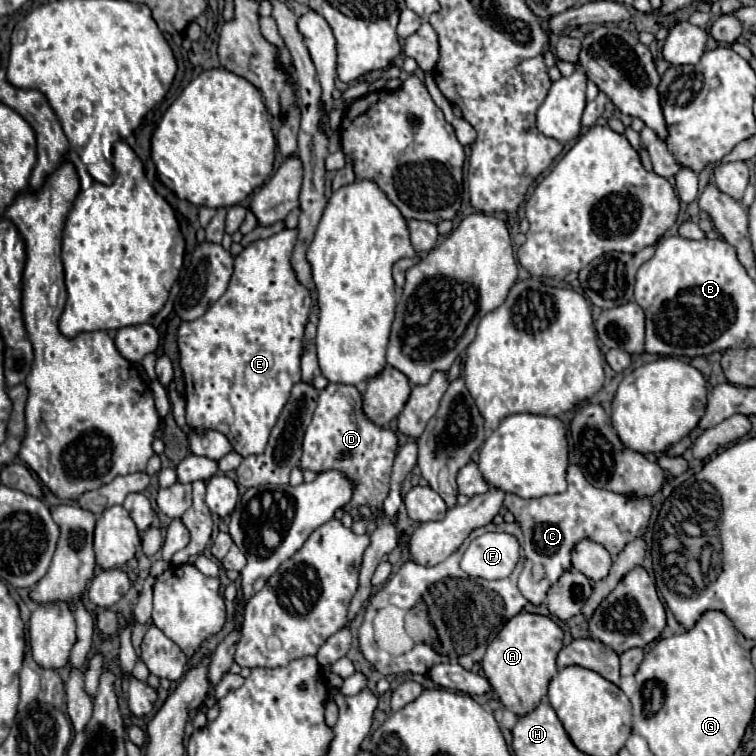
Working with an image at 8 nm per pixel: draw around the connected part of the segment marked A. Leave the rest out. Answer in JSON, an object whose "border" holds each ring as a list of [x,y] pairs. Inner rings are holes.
{"border":[[[520,611],[488,645],[482,669],[500,701],[514,709],[516,715],[532,711],[546,695],[548,683],[556,669],[556,655],[562,649],[562,629],[550,617]]]}

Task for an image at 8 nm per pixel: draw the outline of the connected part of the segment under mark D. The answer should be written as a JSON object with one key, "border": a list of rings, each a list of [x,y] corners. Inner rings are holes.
{"border":[[[330,383],[320,391],[316,411],[304,433],[300,469],[310,469],[314,473],[340,471],[352,483],[352,499],[342,507],[344,513],[352,515],[354,521],[362,519],[360,507],[378,507],[378,517],[382,517],[382,503],[390,491],[390,475],[394,457],[398,451],[398,435],[388,425],[374,425],[362,409],[362,395],[354,385],[334,385]]]}

